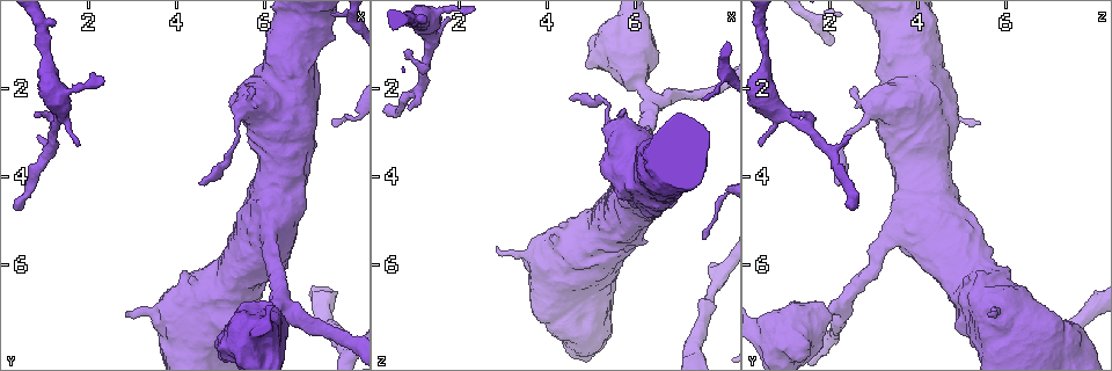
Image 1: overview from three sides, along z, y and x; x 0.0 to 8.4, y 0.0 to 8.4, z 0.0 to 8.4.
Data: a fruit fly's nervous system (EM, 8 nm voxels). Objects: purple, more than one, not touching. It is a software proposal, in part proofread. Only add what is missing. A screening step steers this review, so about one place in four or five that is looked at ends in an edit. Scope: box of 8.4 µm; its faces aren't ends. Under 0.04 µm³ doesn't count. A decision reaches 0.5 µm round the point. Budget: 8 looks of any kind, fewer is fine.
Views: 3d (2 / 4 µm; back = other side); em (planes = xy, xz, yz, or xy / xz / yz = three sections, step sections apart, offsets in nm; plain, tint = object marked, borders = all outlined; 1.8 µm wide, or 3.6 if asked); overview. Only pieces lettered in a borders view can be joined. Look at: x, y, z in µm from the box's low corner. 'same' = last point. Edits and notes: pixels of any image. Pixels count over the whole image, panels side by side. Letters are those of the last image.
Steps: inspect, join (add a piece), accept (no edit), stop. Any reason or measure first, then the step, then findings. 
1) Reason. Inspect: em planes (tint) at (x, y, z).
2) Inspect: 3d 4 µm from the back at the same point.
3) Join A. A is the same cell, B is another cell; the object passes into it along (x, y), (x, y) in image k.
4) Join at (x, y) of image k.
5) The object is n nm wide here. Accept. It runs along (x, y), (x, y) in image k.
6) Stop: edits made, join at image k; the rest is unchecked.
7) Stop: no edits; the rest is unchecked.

An open end. Inspect: 3d 4 µm at (4.55, 4.10, 2.25).

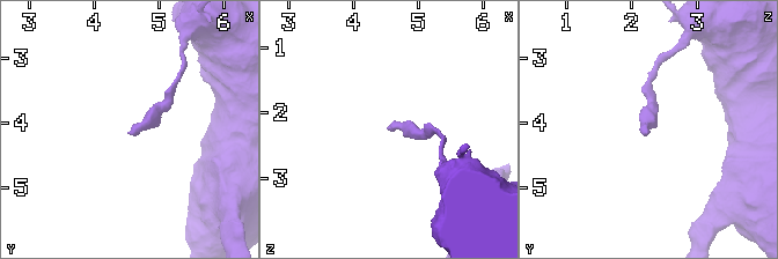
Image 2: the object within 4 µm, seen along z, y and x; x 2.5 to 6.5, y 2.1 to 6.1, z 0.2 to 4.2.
Now the EM. Inspect: em xz step 16 (borders) at (4.55, 4.15, 2.20).

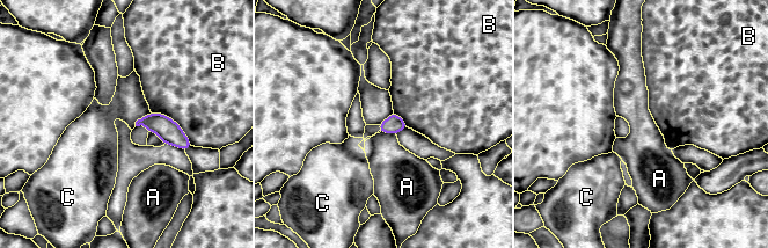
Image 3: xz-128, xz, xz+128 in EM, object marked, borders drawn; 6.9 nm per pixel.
Another direction. Inspect: em planes (borders) at the same point.

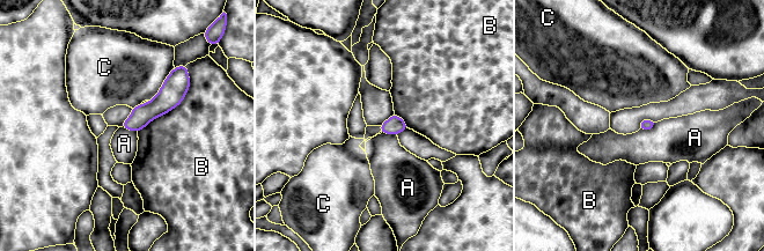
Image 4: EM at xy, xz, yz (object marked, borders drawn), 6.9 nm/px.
Accept. A, B and C are other cells; a border runs along (120, 126), (137, 132) in image 4; none of them fits.

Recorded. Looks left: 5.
Thick end. Inspect: em planes (borders) at (5.70, 2.00, 2.55).

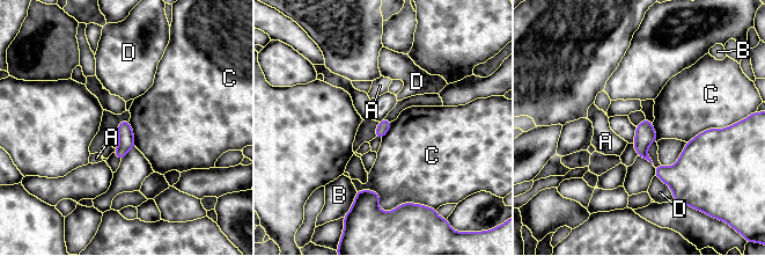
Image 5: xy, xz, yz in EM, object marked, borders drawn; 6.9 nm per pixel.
The longest contact is with C, 280 nm. Accept. A, B, C and D are other cells; no lettered piece goes on from it.

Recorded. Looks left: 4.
Inspect: 3d 4 µm at (0.90, 3.05, 2.50).

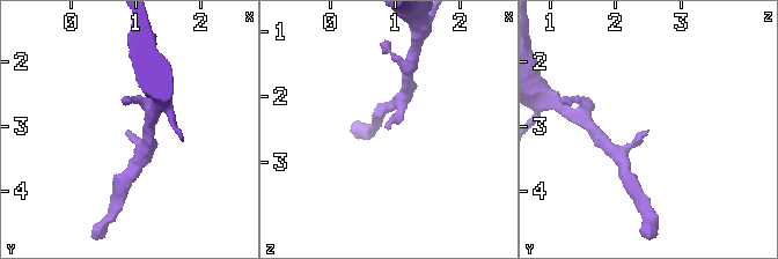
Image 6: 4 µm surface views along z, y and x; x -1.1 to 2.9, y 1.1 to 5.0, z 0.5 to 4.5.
Inspect: em yz step 16 (borders) at (0.85, 3.10, 2.50).

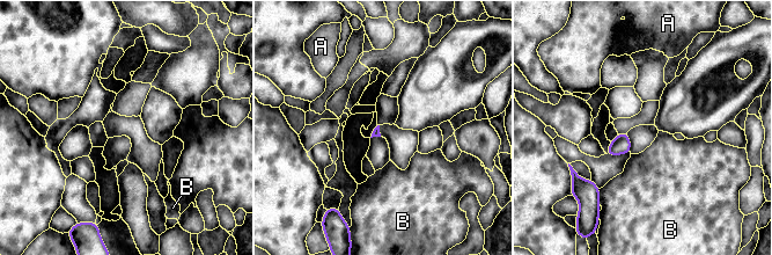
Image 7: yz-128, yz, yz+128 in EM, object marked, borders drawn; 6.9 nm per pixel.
Accept. A and B are other cells; a border runs along (598, 189), (600, 195) in image 7; none of them fits.

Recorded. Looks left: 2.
Stop: no edits; the rest is unchecked.

